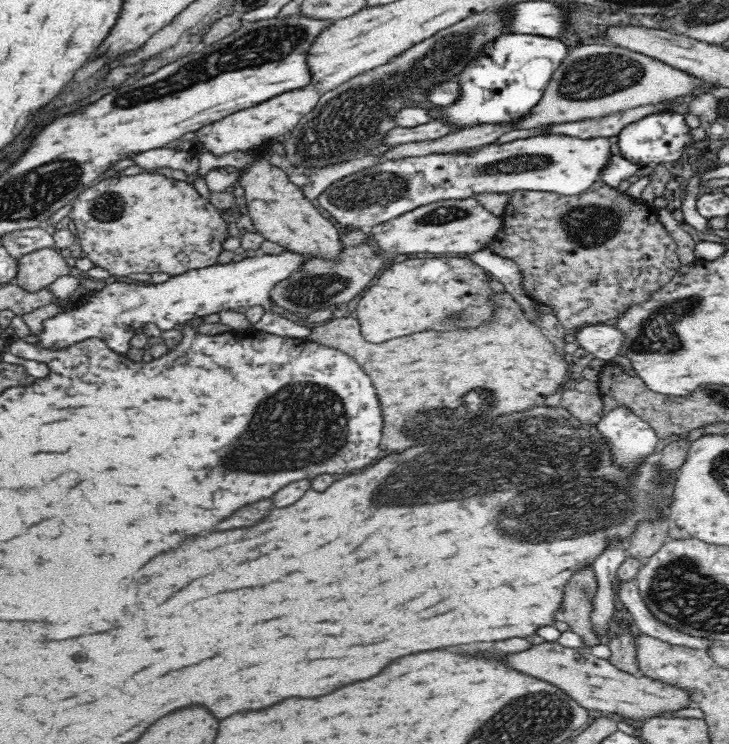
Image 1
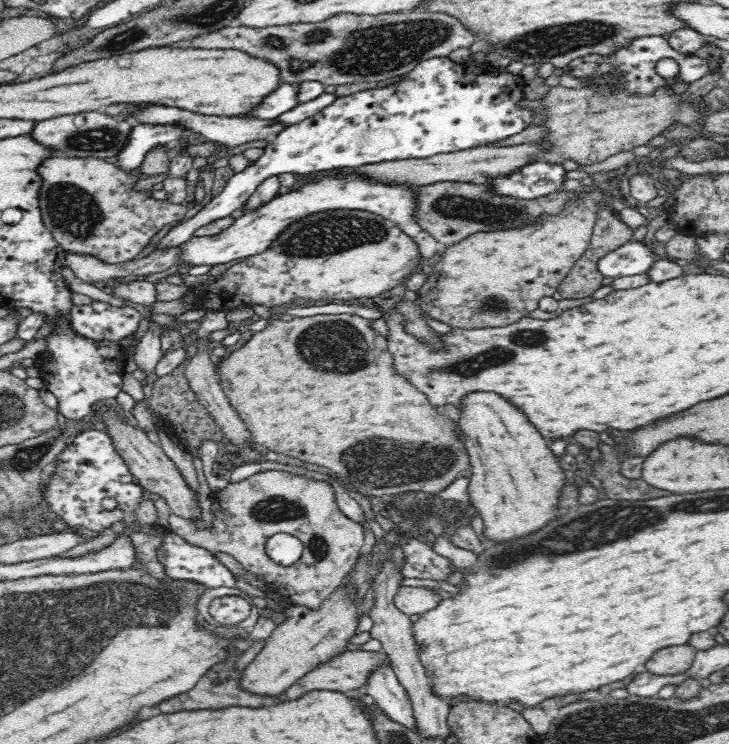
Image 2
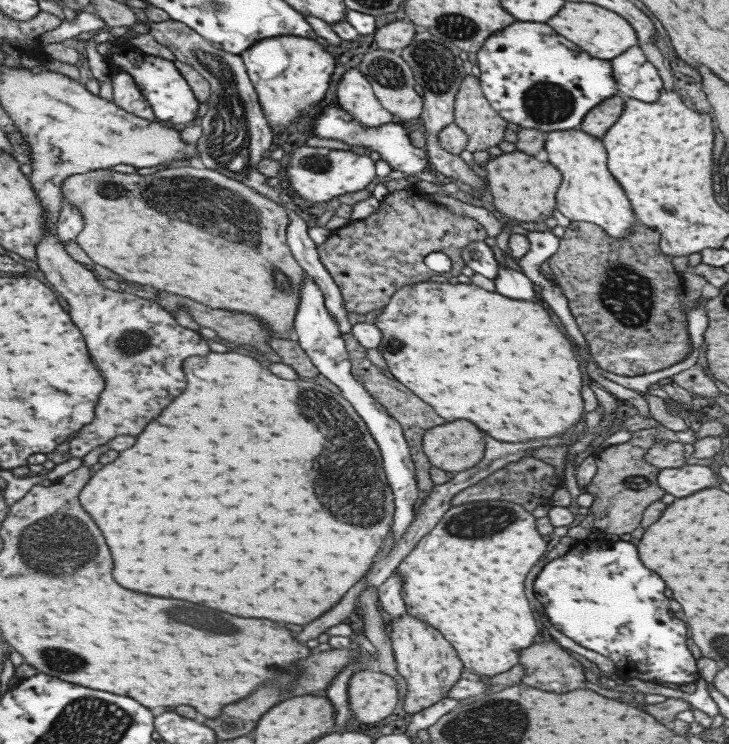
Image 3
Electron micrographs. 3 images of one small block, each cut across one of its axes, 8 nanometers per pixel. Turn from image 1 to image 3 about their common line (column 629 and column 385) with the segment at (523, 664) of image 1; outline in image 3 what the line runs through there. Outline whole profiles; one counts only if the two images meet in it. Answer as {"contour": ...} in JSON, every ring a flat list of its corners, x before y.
{"contour":[[357,670,348,680,347,703,351,719,381,724,397,704,395,680,382,672]]}

